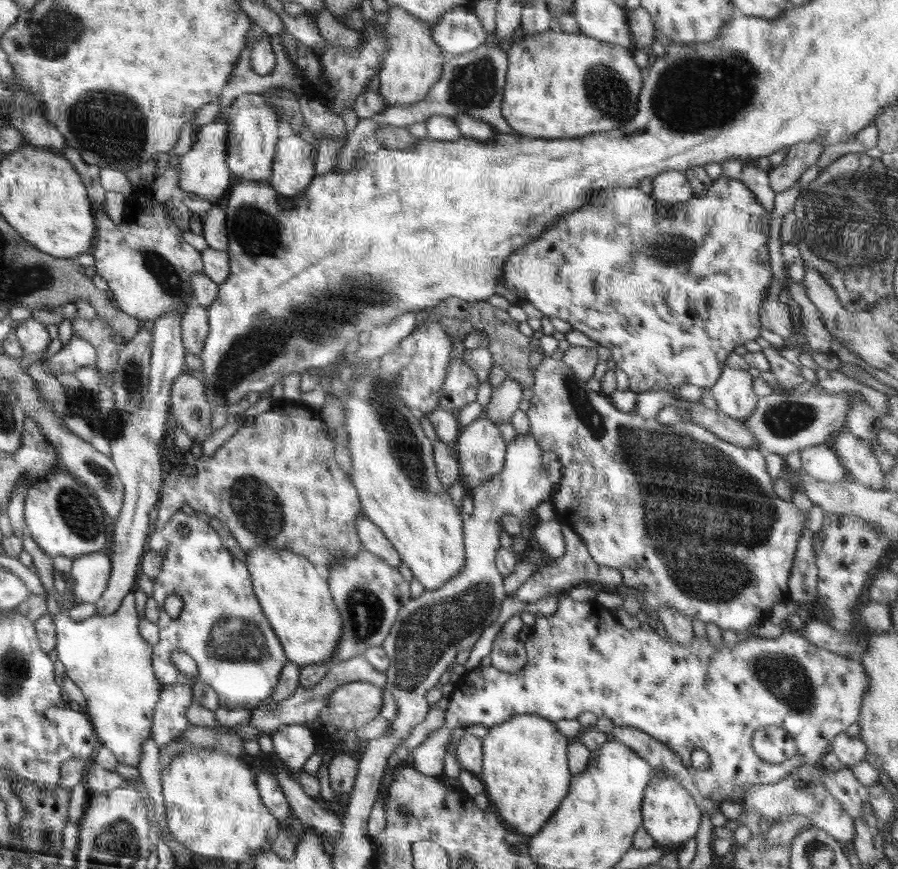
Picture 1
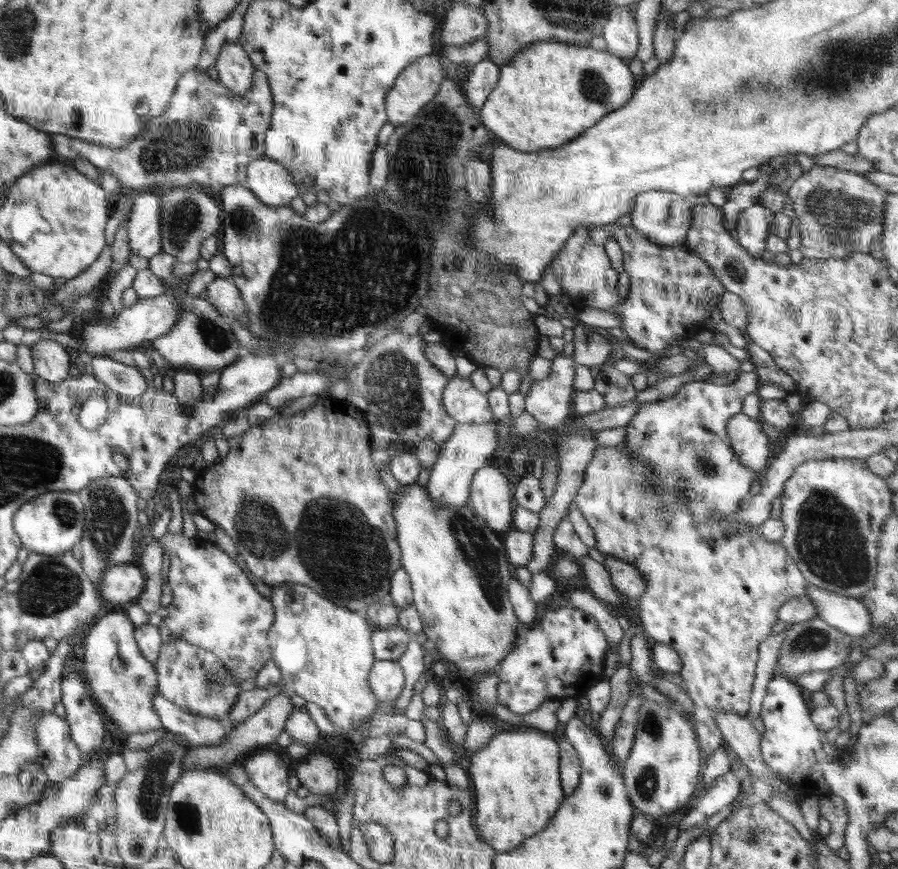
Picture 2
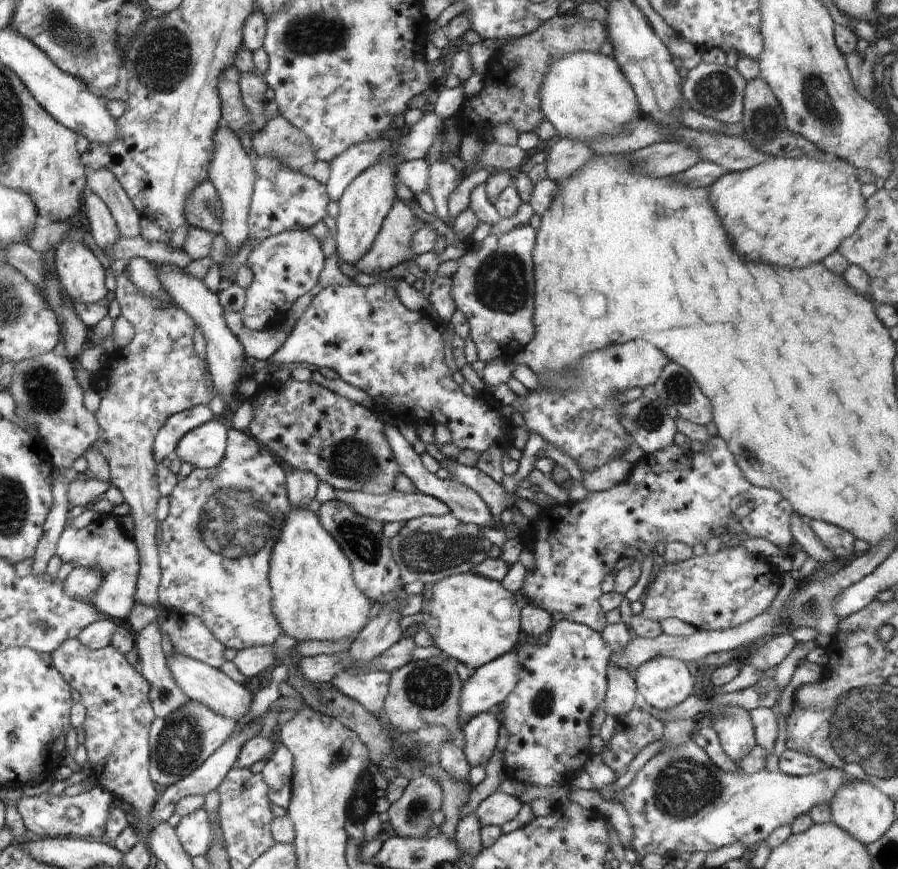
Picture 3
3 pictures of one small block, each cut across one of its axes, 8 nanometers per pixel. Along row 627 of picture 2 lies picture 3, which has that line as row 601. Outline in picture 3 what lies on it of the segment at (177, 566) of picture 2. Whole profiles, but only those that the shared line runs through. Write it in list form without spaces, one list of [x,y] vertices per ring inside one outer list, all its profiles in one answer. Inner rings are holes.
[[[234,428],[227,432],[228,446],[224,452],[222,462],[216,468],[201,469],[193,468],[184,480],[176,483],[172,489],[169,499],[169,513],[166,520],[160,524],[160,536],[162,540],[159,542],[158,554],[160,564],[160,584],[158,585],[158,600],[160,606],[165,608],[172,608],[182,610],[186,614],[194,614],[200,616],[202,622],[208,626],[208,630],[212,630],[214,638],[220,640],[226,648],[232,650],[244,650],[244,648],[252,648],[252,646],[271,646],[274,640],[282,634],[280,624],[276,620],[276,616],[272,614],[272,607],[270,606],[270,598],[272,596],[269,572],[270,572],[270,556],[272,556],[272,548],[278,538],[280,538],[280,530],[284,524],[286,514],[290,512],[290,506],[287,498],[286,490],[286,472],[276,463],[272,457],[272,453],[263,445],[260,444],[247,431],[236,430]]]

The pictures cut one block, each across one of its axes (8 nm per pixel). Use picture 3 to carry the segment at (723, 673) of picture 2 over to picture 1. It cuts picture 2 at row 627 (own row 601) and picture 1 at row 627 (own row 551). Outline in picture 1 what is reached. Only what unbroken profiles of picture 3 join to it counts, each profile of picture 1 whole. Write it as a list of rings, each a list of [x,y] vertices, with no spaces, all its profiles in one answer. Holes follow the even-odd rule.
[[[544,355],[542,362],[534,371],[533,397],[530,407],[526,411],[529,420],[529,432],[537,438],[541,450],[551,451],[560,462],[562,478],[560,483],[551,490],[549,502],[552,503],[556,518],[560,523],[570,525],[581,538],[585,540],[589,556],[603,566],[611,566],[620,570],[622,580],[626,586],[640,589],[644,595],[644,609],[655,615],[660,606],[668,606],[678,610],[693,620],[698,619],[705,623],[714,623],[720,629],[730,629],[736,633],[758,624],[766,617],[770,618],[771,611],[778,601],[788,601],[788,577],[800,542],[800,534],[807,528],[808,518],[804,518],[798,506],[794,503],[781,500],[775,494],[775,482],[766,472],[766,453],[757,448],[744,448],[715,436],[710,430],[698,424],[678,422],[664,425],[655,418],[643,418],[638,414],[626,413],[614,406],[607,394],[588,389],[587,381],[574,376],[573,370],[561,359],[556,360],[550,355]]]

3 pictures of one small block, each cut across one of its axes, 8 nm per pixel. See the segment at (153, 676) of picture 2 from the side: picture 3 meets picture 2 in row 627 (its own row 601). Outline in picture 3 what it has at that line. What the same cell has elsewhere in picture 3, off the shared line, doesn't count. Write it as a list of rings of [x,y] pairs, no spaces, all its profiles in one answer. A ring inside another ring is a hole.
[[[102,513],[86,528],[76,530],[69,524],[58,539],[55,554],[62,562],[70,562],[76,568],[87,566],[102,572],[103,584],[88,601],[107,618],[127,619],[134,608],[138,592],[139,569],[142,568],[138,544],[127,534],[121,518],[112,513]]]

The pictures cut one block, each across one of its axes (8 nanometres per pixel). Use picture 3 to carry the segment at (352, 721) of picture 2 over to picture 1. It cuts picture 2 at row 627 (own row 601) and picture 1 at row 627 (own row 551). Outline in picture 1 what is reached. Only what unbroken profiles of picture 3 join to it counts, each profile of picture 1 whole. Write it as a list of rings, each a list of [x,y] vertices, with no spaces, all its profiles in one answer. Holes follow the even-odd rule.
[[[270,545],[247,552],[245,566],[263,613],[282,643],[286,660],[302,668],[330,659],[340,643],[343,618],[332,600],[328,580],[321,578],[304,556],[290,550],[278,551]]]

